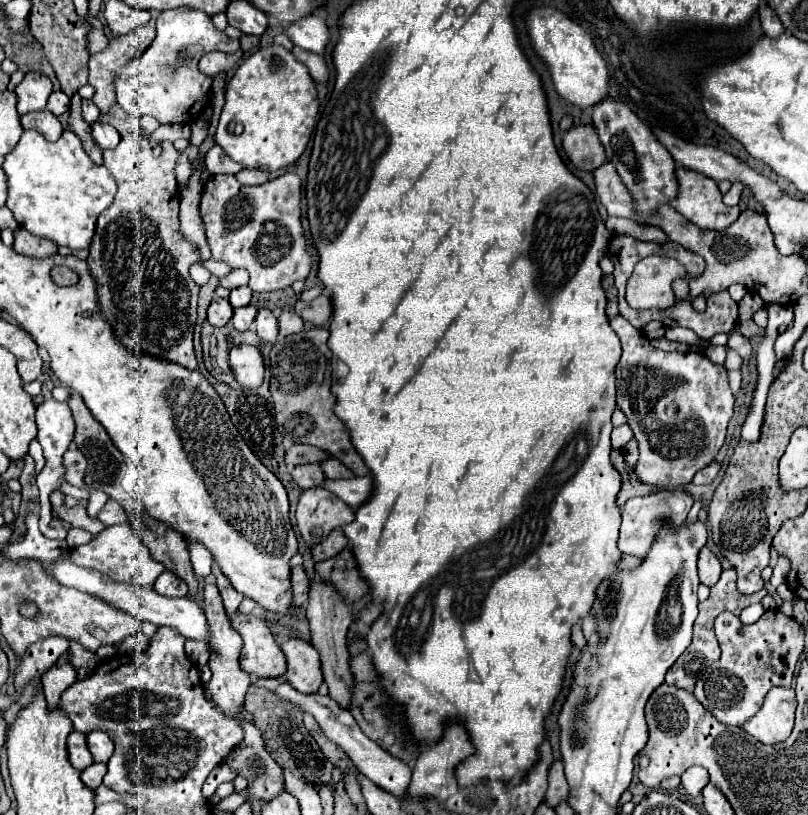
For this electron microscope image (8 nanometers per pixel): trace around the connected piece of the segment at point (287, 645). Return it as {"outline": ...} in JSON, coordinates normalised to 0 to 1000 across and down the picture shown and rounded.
{"outline":[[[361,783],[349,790],[349,798],[356,810],[356,839],[374,852],[391,852],[401,837],[391,795],[376,785]]]}

